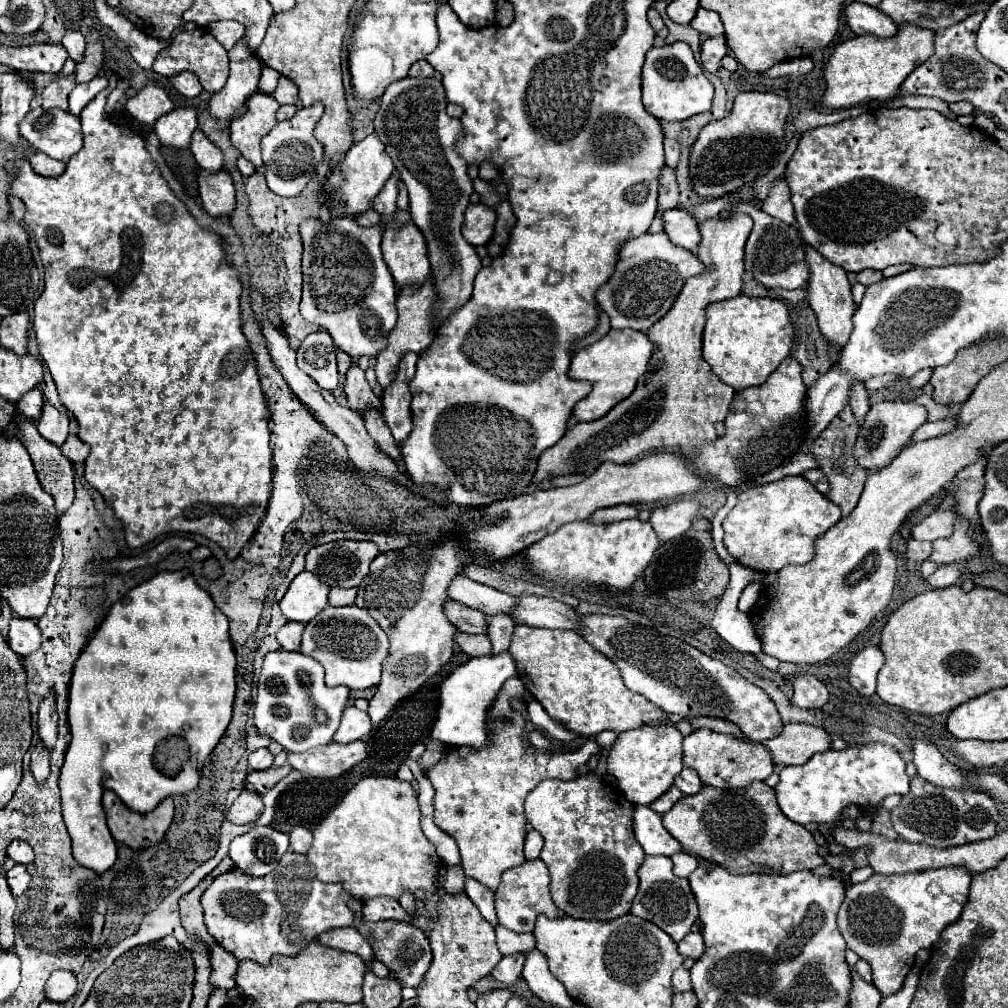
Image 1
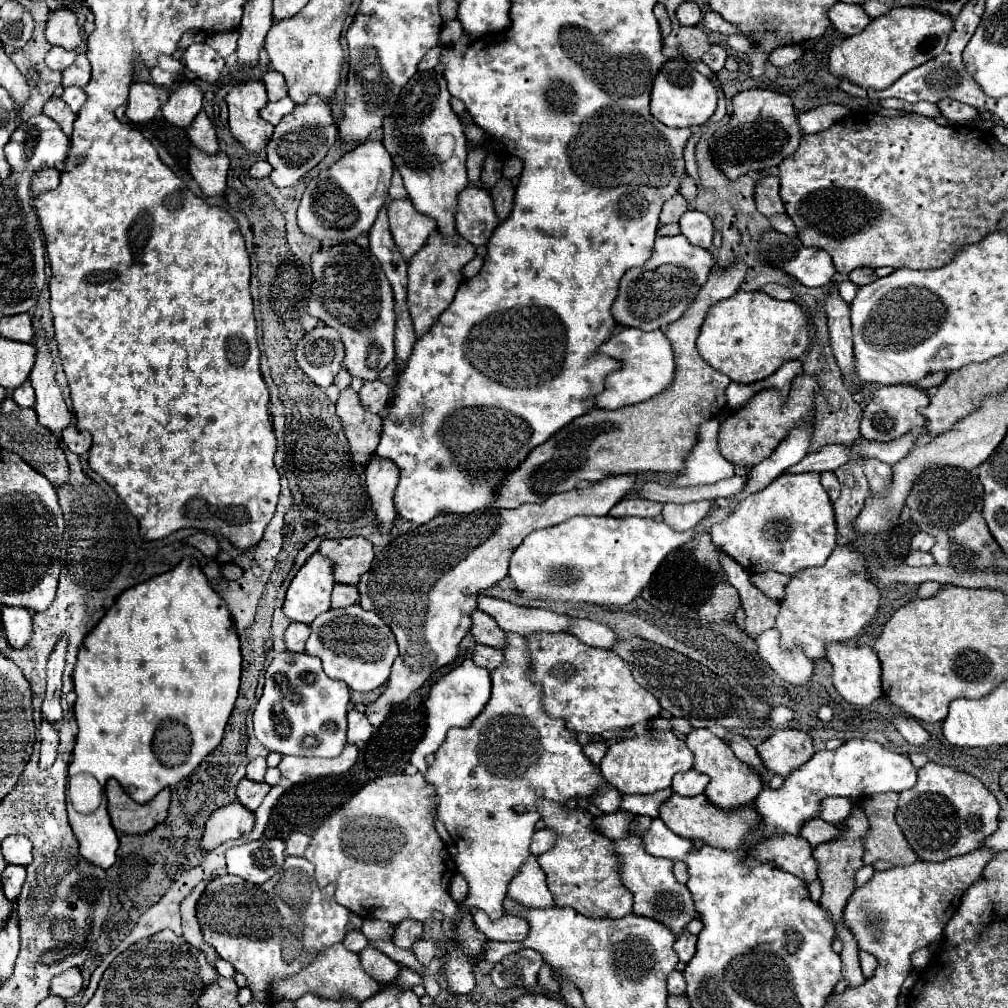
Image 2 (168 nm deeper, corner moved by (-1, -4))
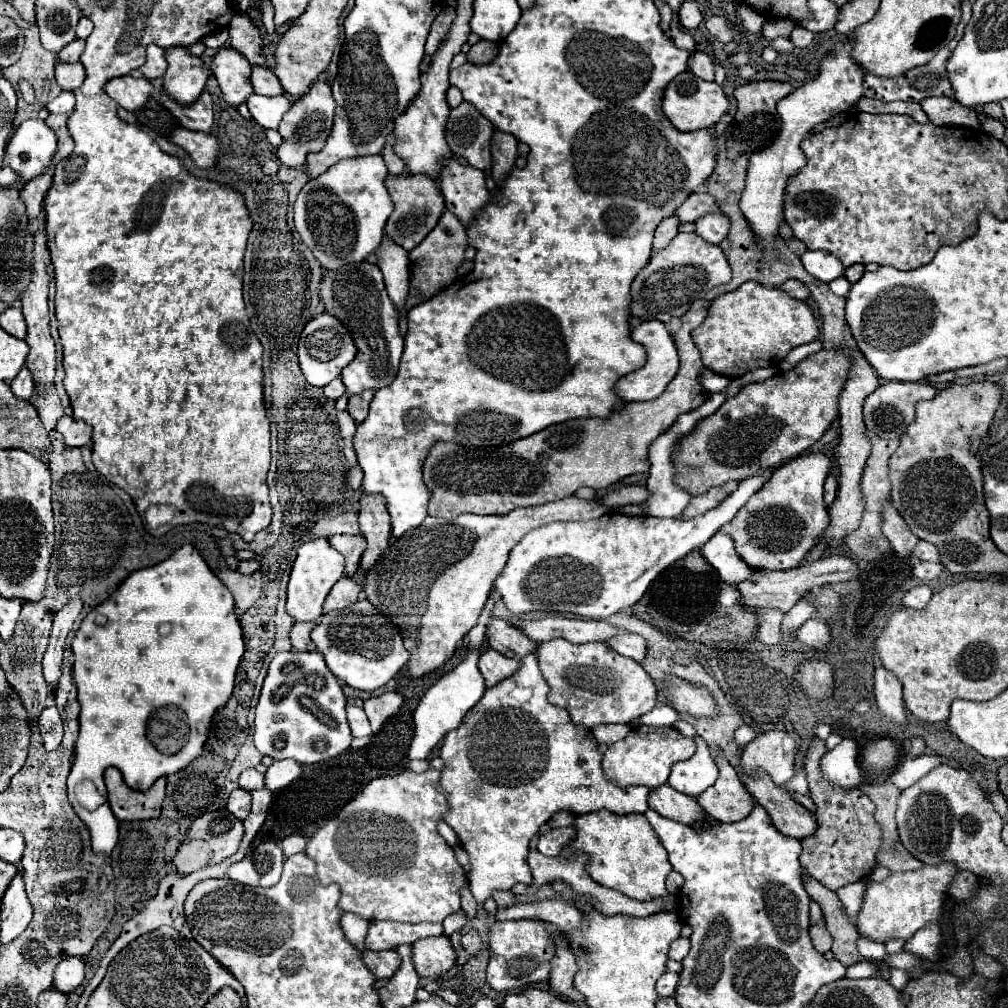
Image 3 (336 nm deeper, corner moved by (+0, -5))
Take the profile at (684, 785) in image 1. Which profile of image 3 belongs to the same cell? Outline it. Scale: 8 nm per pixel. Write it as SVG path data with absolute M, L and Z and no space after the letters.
M695 736L695 742L697 752L689 760L675 764L669 776L671 788L693 798L703 794L717 780L717 766L709 754L707 742L701 736Z

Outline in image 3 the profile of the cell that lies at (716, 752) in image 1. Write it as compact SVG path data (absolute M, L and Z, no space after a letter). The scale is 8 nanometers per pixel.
M723 752L715 756L715 764L719 768L719 778L697 798L697 802L701 804L705 814L717 822L731 824L743 820L753 810L755 800L747 792L747 788L743 786L735 768L727 762Z

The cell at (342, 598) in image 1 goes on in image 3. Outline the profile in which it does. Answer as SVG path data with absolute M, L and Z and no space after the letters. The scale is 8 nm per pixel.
M343 576L343 580L339 580L339 584L335 584L335 588L331 588L331 596L327 596L327 604L325 604L323 612L347 608L349 604L357 602L359 592L361 592L361 586L353 578Z

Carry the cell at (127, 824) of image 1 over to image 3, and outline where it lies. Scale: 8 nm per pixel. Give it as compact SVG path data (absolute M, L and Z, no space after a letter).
M107 768L105 784L107 784L107 800L117 820L135 822L159 818L165 796L165 778L159 778L147 792L135 792L127 788L117 768Z

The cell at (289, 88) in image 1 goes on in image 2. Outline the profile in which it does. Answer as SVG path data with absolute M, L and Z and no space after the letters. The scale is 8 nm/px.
M266 71L262 75L262 81L266 85L266 93L268 93L268 101L278 101L282 97L286 97L288 89L286 89L286 81L278 71Z

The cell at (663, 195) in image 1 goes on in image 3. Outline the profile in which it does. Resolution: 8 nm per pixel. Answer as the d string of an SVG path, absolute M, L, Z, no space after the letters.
M673 214L673 216L667 216L659 222L657 230L655 230L655 240L653 240L653 250L659 250L659 248L665 248L673 236L677 234L677 228L679 228L679 218Z

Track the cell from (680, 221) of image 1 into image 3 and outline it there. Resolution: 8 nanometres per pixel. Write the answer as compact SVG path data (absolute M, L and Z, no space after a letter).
M721 212L705 214L695 220L695 234L709 244L719 244L729 232L729 220Z

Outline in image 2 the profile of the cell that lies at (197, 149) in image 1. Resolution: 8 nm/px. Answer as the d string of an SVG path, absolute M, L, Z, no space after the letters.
M200 111L196 115L196 119L192 121L192 125L188 127L188 137L196 147L200 147L206 153L216 153L218 151L216 129L214 129L212 121L208 119L208 115L204 111Z

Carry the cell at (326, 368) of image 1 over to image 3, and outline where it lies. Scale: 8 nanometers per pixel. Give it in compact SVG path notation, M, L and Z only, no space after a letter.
M325 312L303 328L303 332L299 336L299 344L297 344L297 358L299 358L303 376L307 378L307 382L311 386L321 386L321 388L327 382L331 382L333 378L337 378L341 374L341 370L347 366L347 362L351 362L355 358L355 354L357 354L357 348L353 344L351 334L347 332L347 328L333 316L327 316Z

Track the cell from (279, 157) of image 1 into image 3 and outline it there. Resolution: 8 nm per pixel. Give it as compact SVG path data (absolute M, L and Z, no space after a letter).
M315 82L311 90L293 102L291 110L283 116L277 132L281 134L283 142L277 148L277 160L287 168L303 168L307 164L307 154L319 152L333 128L333 112L335 100L331 94L331 86L325 82Z

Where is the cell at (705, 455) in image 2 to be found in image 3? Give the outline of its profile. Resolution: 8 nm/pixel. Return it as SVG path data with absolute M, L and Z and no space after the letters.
M719 392L719 394L713 394L705 404L701 404L695 412L687 412L683 416L679 416L679 420L663 434L659 436L659 440L655 440L649 448L649 462L651 462L651 470L649 470L649 480L647 480L647 488L651 490L651 498L647 500L645 504L645 514L647 516L657 516L657 518L677 518L681 516L681 512L685 510L685 506L689 504L691 500L691 494L681 488L677 482L675 482L675 476L677 476L677 466L673 464L675 462L675 446L677 442L681 442L685 436L691 434L691 430L705 418L713 416L719 406L725 402L725 392Z

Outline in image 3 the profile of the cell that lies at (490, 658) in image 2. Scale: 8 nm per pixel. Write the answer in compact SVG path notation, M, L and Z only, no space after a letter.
M491 648L485 650L479 658L479 670L481 670L487 686L495 686L499 680L511 676L511 672L515 672L515 668L519 668L517 658L507 658Z

